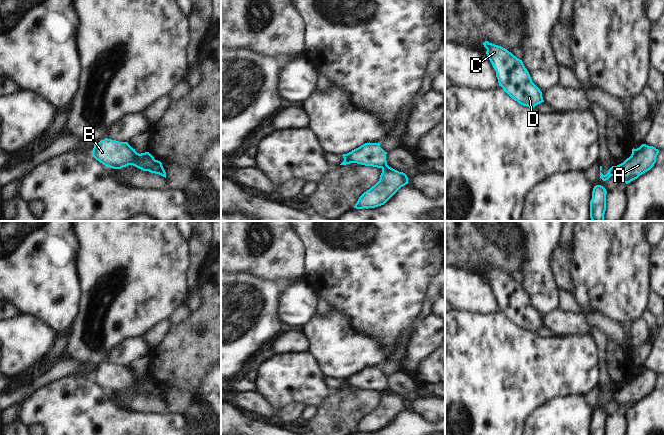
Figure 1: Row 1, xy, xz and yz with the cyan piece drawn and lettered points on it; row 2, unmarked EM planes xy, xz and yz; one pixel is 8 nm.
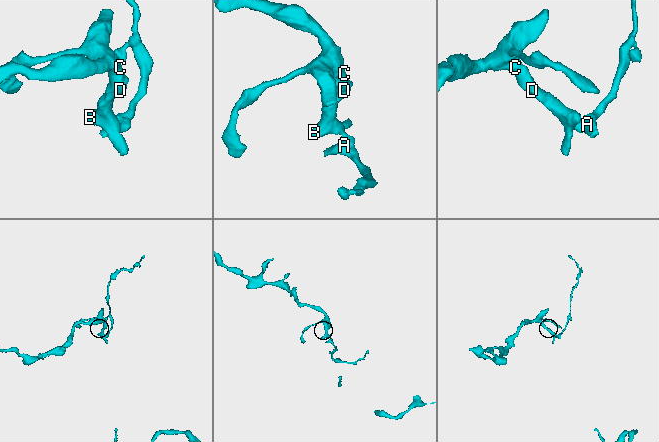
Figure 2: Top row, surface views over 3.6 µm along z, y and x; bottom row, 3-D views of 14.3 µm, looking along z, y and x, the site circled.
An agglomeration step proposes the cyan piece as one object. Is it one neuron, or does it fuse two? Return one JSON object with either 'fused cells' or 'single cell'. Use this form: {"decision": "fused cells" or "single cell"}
{"decision": "fused cells"}

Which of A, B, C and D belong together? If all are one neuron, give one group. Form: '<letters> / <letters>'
A / B C D

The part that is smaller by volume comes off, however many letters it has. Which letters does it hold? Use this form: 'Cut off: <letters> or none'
Cut off: A

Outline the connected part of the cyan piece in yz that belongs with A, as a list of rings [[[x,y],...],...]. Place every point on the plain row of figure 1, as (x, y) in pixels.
[[[646,368],[633,372],[631,380],[613,392],[613,400],[620,406],[630,407],[654,390],[658,377],[658,373]]]

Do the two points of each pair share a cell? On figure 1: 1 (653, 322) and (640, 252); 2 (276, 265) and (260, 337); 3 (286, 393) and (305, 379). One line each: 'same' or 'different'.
1: different
2: different
3: same

